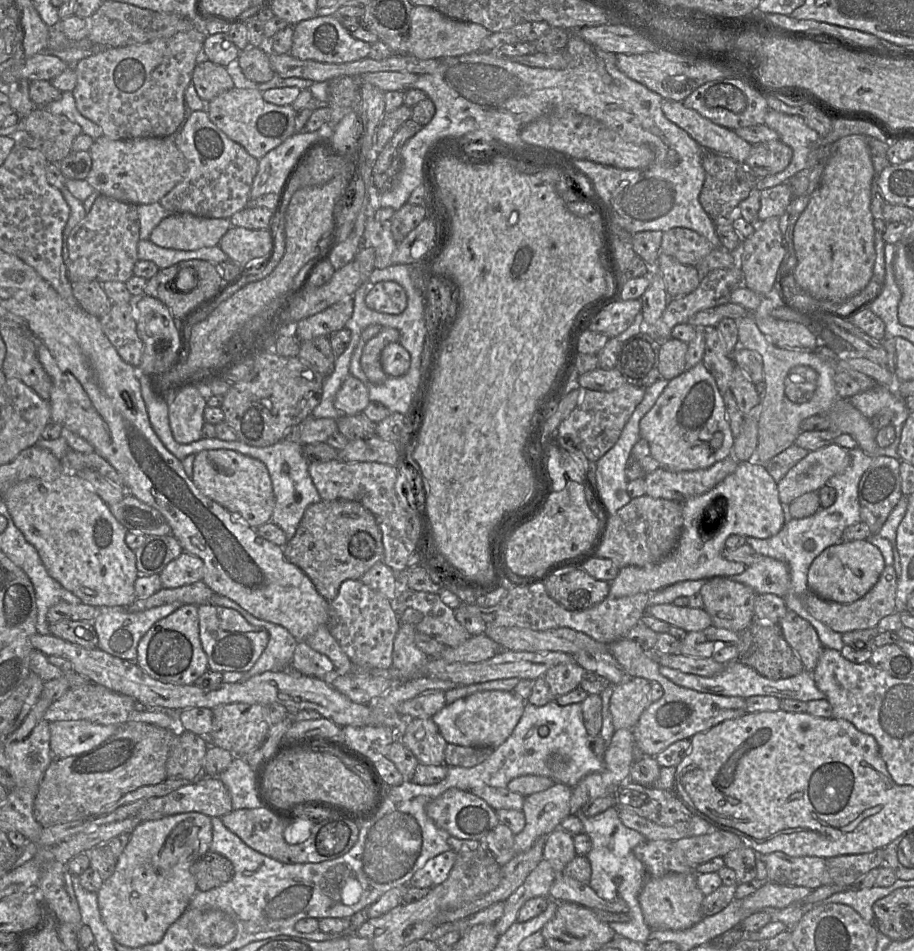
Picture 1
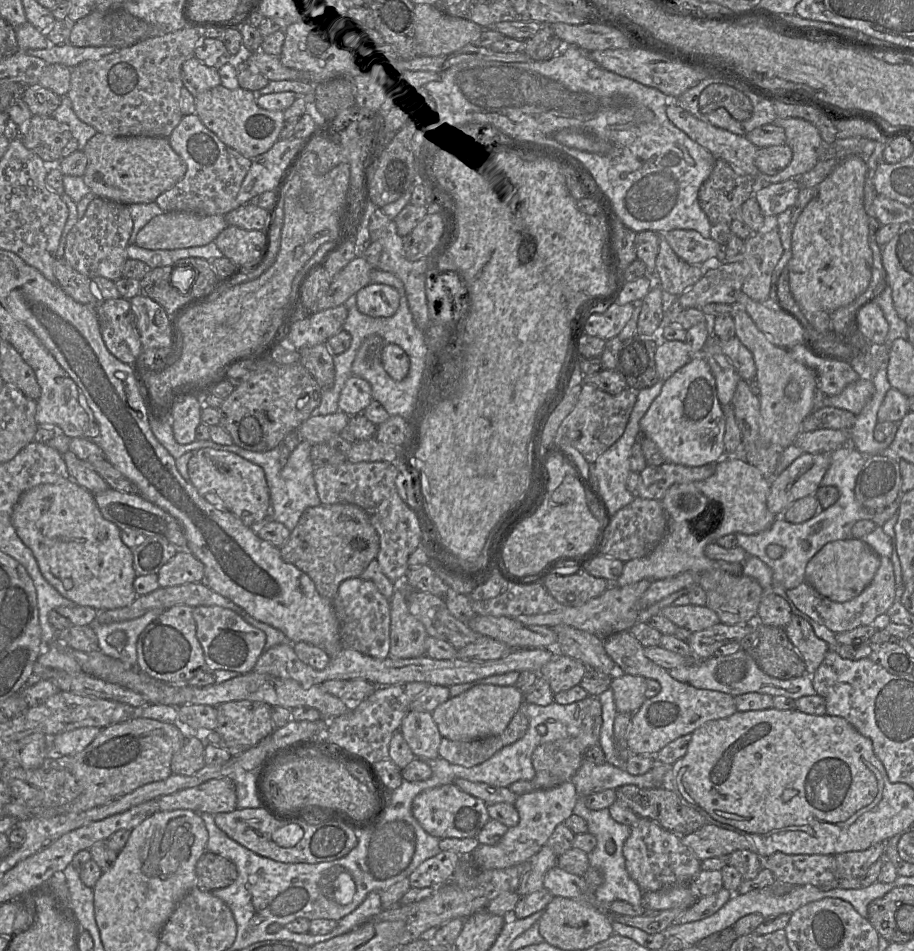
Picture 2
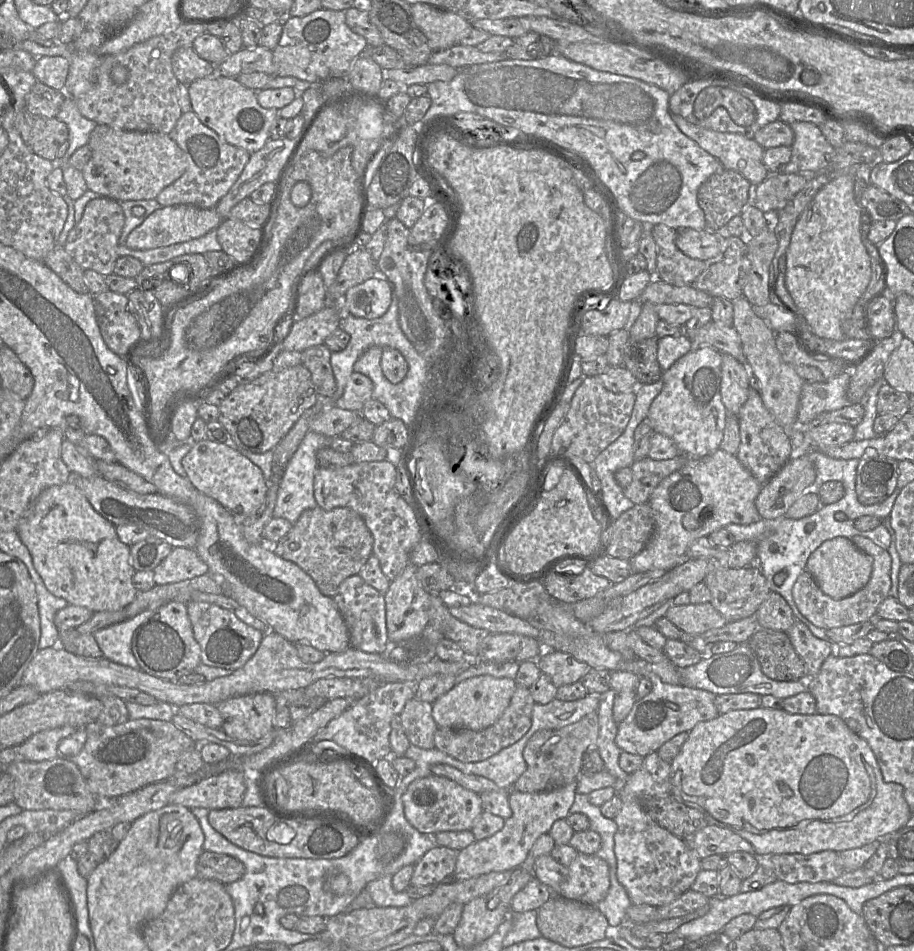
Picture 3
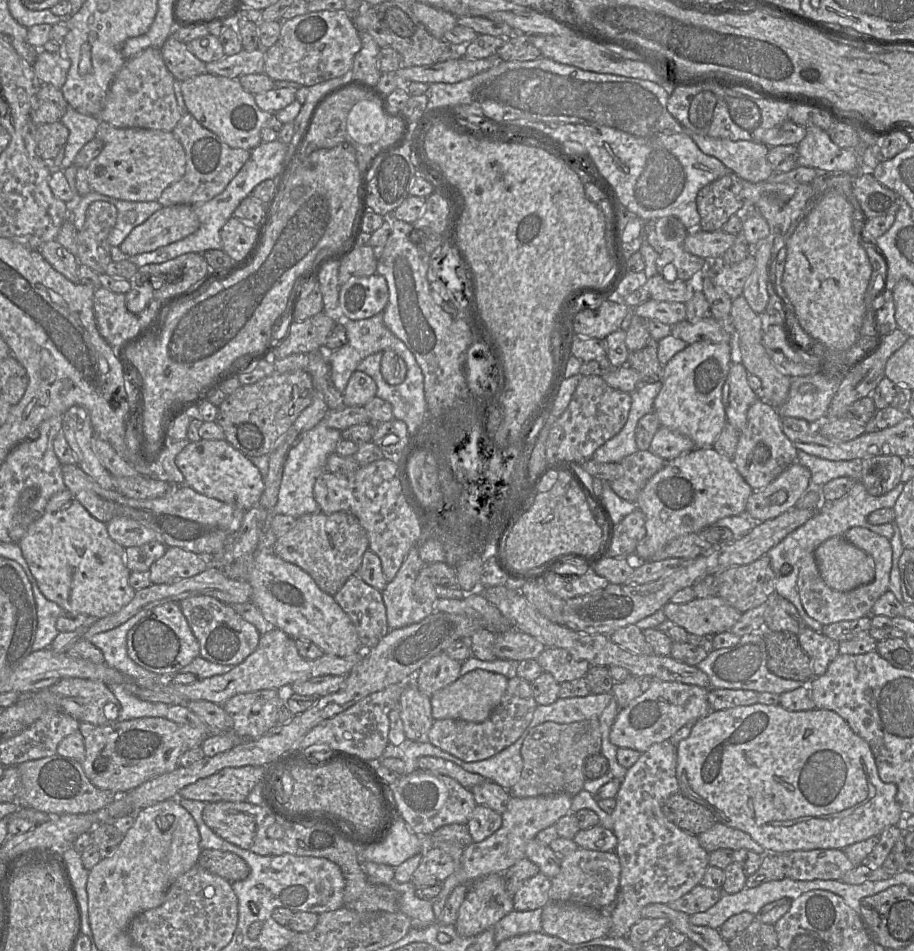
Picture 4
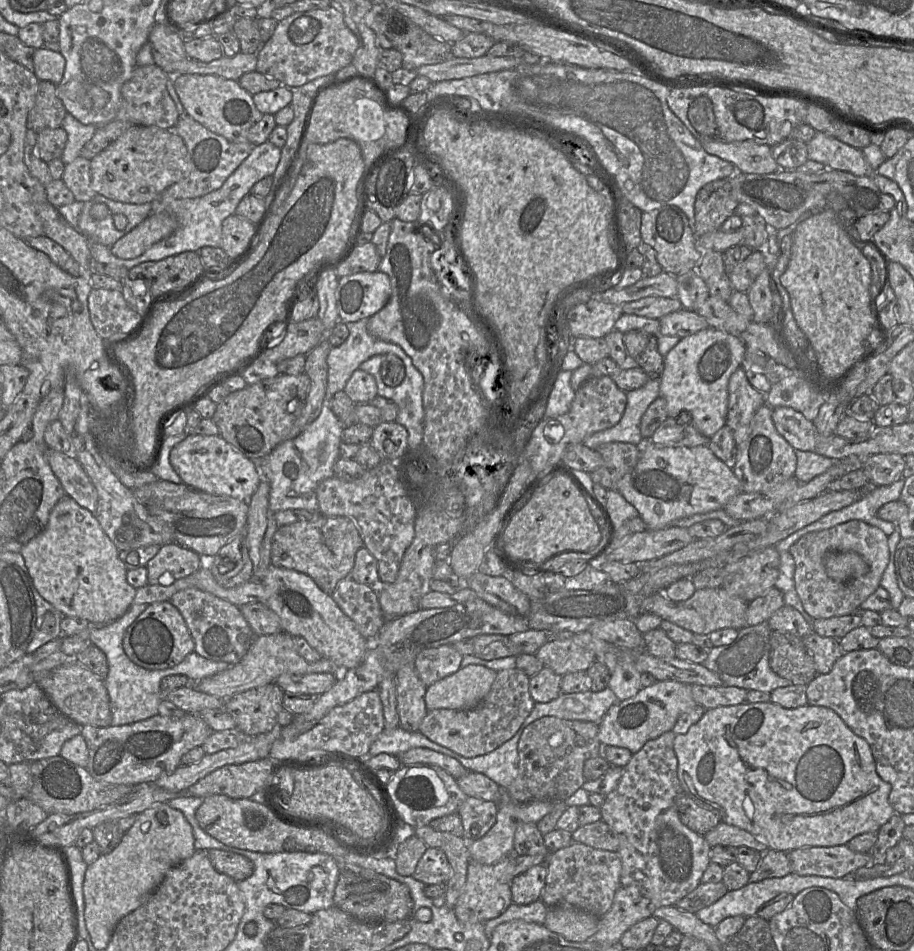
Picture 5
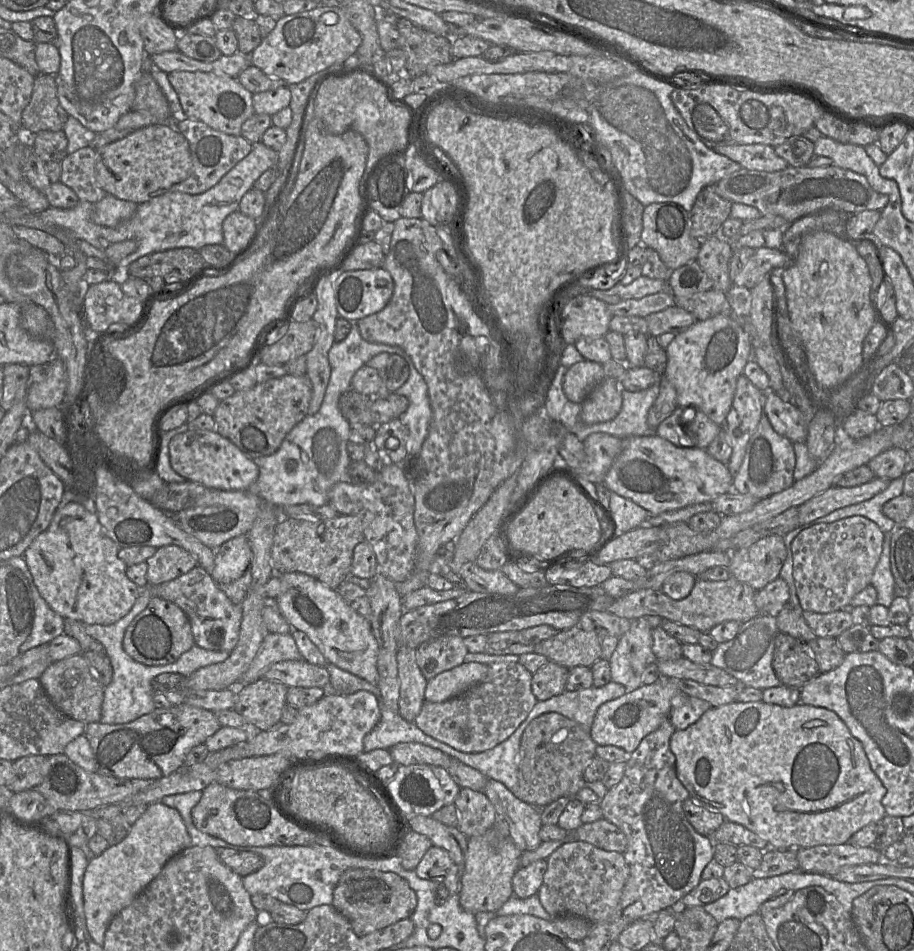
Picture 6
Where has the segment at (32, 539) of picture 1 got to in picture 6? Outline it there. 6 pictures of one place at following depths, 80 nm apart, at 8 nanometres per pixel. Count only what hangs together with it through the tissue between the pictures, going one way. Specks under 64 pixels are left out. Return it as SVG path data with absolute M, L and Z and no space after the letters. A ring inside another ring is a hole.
M66 498L55 511L48 528L33 540L23 557L41 596L54 612L64 619L72 619L83 624L111 625L131 610L140 594L140 588L126 575L127 566L118 557L119 549L105 534L88 503Z

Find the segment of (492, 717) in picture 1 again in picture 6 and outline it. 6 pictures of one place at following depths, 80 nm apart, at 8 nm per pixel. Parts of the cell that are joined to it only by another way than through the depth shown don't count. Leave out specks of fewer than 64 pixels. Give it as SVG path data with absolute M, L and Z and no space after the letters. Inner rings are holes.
M462 663L427 681L425 700L440 703L457 697L483 681L487 673L488 665L486 664Z

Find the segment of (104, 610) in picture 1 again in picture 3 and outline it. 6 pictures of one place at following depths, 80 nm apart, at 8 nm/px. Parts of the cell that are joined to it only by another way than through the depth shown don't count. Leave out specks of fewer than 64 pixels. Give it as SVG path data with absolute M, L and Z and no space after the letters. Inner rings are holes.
M144 610L132 618L102 628L93 633L103 658L136 670L140 667L133 655L131 642L136 629L144 624L155 610Z

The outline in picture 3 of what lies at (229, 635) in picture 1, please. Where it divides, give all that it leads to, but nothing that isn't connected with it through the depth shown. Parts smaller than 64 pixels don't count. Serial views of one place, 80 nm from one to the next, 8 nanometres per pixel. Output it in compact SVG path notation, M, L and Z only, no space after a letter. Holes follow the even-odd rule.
M188 602L186 608L194 638L201 648L203 664L234 671L257 651L264 634L242 622L233 612L206 602Z

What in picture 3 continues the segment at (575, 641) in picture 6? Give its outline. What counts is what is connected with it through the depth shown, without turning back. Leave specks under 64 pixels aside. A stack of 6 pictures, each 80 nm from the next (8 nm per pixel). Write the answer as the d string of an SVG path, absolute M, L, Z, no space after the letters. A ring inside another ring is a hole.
M545 650L536 662L557 688L580 681L591 669L588 664L557 650Z

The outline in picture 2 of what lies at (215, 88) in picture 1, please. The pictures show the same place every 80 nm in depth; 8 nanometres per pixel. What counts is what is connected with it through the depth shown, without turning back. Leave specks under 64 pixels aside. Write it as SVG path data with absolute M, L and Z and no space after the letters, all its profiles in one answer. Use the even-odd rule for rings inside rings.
M196 56L189 58L183 63L181 79L183 86L194 96L222 85L219 69L206 65Z

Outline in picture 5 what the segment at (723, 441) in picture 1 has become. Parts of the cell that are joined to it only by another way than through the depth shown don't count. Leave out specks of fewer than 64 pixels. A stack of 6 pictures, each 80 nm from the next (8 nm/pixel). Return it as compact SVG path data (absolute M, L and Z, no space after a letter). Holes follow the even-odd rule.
M712 327L680 339L664 357L660 379L660 396L666 401L668 417L687 411L695 428L710 439L726 424L728 382L730 376L745 365L745 351L741 339Z

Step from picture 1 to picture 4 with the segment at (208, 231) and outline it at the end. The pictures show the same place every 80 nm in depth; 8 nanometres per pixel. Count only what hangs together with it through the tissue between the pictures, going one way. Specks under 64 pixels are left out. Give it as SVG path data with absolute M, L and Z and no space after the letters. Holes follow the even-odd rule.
M192 205L162 206L142 224L136 226L119 245L127 255L152 252L188 235L199 227Z

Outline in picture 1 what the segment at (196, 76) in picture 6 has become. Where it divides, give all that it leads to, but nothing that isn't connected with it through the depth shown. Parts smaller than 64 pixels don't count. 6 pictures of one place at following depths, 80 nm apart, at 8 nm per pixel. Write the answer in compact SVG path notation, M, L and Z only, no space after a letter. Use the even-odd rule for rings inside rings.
M232 88L207 102L209 119L232 141L241 145L252 157L259 160L269 151L292 136L297 112L292 105L275 105L266 102L256 88Z

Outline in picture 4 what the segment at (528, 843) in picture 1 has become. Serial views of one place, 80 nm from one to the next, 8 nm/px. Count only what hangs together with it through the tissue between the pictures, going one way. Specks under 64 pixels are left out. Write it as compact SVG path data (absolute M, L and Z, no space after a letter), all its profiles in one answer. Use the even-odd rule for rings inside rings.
M567 795L526 798L510 796L507 809L501 814L501 827L483 841L473 842L464 849L459 866L441 884L439 894L431 899L435 918L438 919L440 917L447 898L457 885L471 884L490 874L503 874L518 861L525 858L527 843L534 839L541 830L556 824L558 819L570 813L572 798Z

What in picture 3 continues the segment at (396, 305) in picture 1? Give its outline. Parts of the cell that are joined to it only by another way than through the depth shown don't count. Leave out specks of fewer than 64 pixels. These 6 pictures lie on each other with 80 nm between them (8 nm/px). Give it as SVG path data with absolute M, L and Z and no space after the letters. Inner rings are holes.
M381 275L350 288L342 298L341 309L359 318L383 316L392 302L392 285Z

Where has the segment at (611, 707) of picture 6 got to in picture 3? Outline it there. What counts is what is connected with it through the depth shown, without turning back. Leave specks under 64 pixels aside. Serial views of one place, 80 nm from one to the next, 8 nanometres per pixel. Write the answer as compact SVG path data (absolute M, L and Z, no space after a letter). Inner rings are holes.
M653 672L644 677L652 682L653 687L649 694L642 698L637 698L627 717L618 724L615 743L620 750L645 757L657 751L665 742L677 734L689 732L699 722L714 719L719 715L715 706L716 694L703 689L665 683Z

